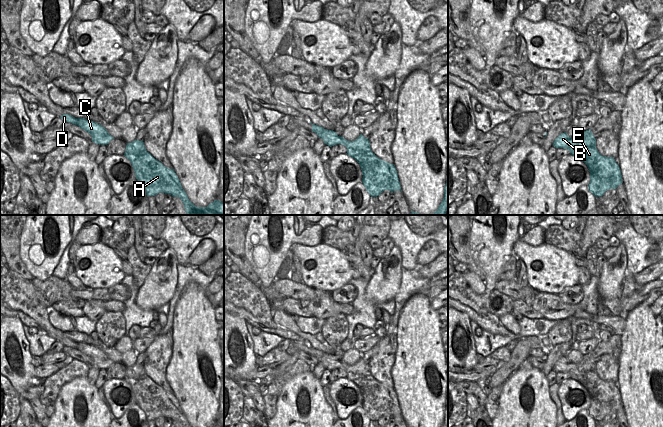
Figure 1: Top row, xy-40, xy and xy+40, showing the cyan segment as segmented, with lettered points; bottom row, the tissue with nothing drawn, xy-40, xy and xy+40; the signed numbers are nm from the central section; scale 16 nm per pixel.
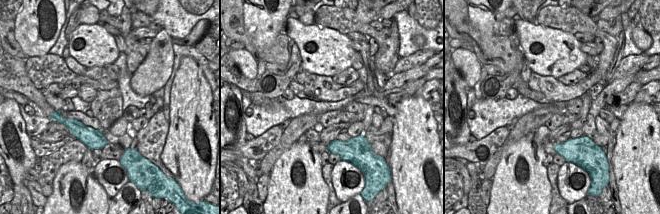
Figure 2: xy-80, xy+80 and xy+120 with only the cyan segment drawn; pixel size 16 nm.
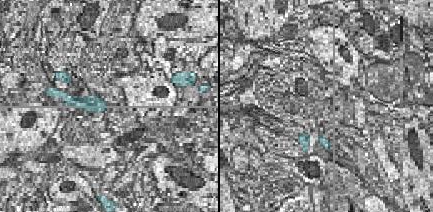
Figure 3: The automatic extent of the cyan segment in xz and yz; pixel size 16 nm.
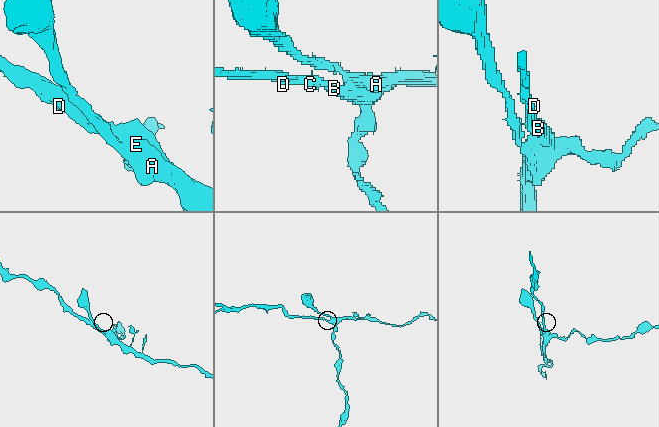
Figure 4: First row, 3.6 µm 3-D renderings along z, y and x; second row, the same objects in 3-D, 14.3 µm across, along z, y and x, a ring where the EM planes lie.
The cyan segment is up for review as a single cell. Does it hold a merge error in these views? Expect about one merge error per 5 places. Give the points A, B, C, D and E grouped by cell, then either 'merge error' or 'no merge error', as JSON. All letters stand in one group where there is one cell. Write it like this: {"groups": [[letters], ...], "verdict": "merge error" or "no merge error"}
{"groups": [["A", "B", "C", "D", "E"]], "verdict": "no merge error"}

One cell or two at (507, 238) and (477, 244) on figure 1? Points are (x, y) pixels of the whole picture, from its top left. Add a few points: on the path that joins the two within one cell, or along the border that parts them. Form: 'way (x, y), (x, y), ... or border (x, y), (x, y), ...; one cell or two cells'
way (500, 243), (484, 244); one cell

